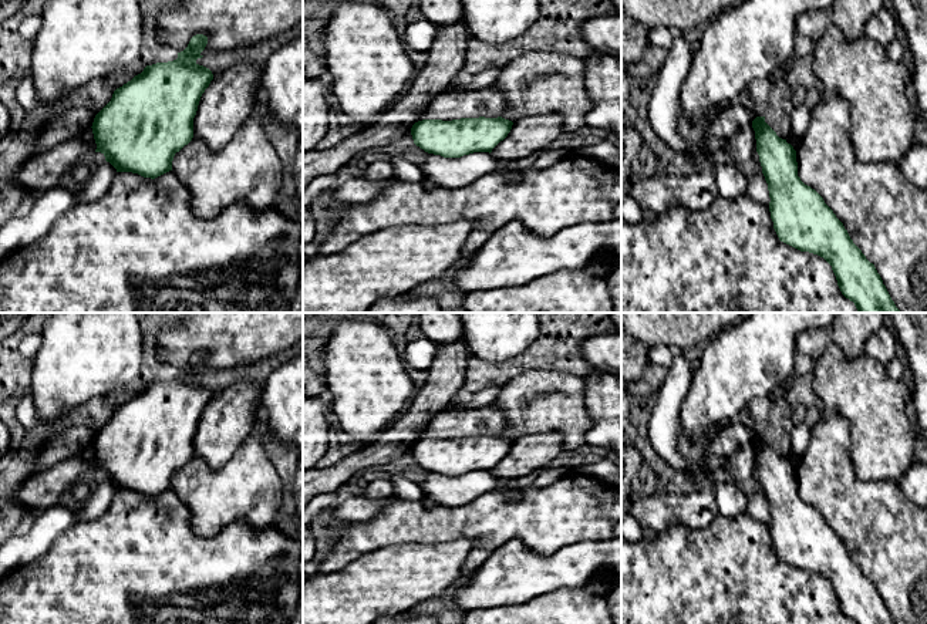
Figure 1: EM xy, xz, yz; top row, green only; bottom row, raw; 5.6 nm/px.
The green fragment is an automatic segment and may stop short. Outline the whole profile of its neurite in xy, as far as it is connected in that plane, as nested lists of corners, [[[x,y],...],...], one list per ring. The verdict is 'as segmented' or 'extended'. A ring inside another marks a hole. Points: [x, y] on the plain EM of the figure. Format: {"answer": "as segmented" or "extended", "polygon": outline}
{"answer": "as segmented", "polygon": [[[196,353],[178,377],[146,384],[131,399],[117,407],[111,419],[95,434],[92,452],[101,470],[117,490],[132,490],[155,497],[172,489],[176,470],[193,456],[193,436],[202,412],[213,398],[209,387],[199,384],[198,377],[208,362],[208,355]]]}

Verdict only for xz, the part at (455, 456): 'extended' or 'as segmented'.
as segmented

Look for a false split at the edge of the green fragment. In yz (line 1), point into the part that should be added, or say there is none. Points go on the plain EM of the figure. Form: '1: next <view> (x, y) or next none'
1: next none

